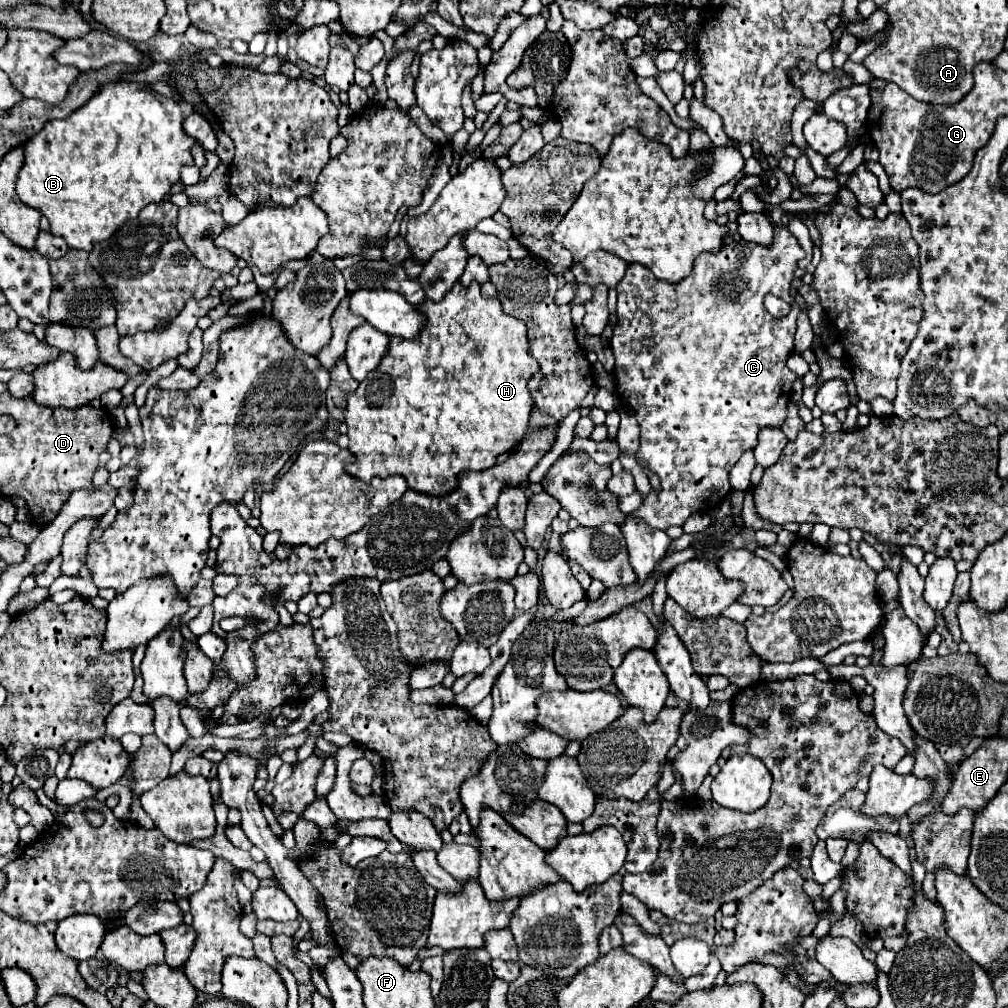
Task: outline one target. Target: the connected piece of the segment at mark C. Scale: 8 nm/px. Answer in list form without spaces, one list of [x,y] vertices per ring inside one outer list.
[[[775,225],[773,229],[775,229],[775,239],[769,247],[763,247],[757,243],[747,243],[747,241],[733,241],[733,243],[723,243],[723,247],[717,253],[701,253],[693,263],[691,275],[681,279],[677,285],[667,285],[653,277],[645,277],[647,269],[639,263],[629,265],[625,277],[617,285],[617,323],[613,327],[613,337],[611,337],[613,339],[613,355],[615,355],[615,389],[617,389],[617,395],[621,397],[621,401],[627,407],[631,407],[631,411],[635,413],[637,423],[641,427],[641,435],[639,435],[641,447],[639,447],[637,455],[639,455],[639,459],[649,463],[651,471],[655,471],[659,475],[661,487],[663,487],[661,493],[649,493],[649,497],[643,499],[643,505],[633,515],[645,519],[655,529],[665,531],[671,525],[683,525],[685,519],[693,513],[711,513],[729,495],[729,491],[731,491],[729,473],[747,449],[755,449],[759,431],[765,427],[777,429],[787,419],[787,403],[791,399],[791,391],[793,391],[793,383],[797,381],[797,375],[787,369],[785,361],[793,353],[793,347],[795,347],[793,341],[795,341],[799,309],[793,307],[791,309],[793,313],[789,313],[783,319],[777,319],[777,317],[771,317],[769,311],[765,309],[763,297],[767,293],[773,293],[775,297],[781,297],[793,305],[793,297],[789,295],[793,271],[797,269],[797,261],[805,257],[805,251],[801,249],[797,237],[787,227]]]

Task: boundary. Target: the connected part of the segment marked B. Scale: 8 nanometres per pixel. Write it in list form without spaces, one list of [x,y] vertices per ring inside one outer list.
[[[107,83],[105,87],[101,87],[97,91],[97,95],[93,95],[83,107],[79,107],[73,115],[65,117],[65,119],[55,119],[55,121],[47,121],[45,127],[33,135],[27,143],[25,143],[25,161],[23,161],[23,167],[19,171],[19,177],[17,177],[17,195],[19,199],[23,199],[27,205],[35,207],[37,211],[41,211],[49,223],[51,223],[51,233],[53,235],[59,235],[67,241],[69,247],[73,249],[83,249],[83,251],[91,251],[93,249],[93,243],[97,241],[105,241],[109,239],[109,235],[113,235],[113,231],[117,231],[117,227],[121,227],[121,223],[125,221],[131,221],[139,215],[139,211],[149,205],[149,203],[159,203],[161,199],[165,199],[169,187],[173,183],[179,181],[179,171],[183,165],[191,165],[193,163],[193,157],[191,157],[191,145],[195,143],[195,139],[187,137],[183,133],[183,113],[181,113],[181,107],[169,99],[169,97],[163,97],[163,95],[157,95],[151,87],[143,85],[143,83]]]

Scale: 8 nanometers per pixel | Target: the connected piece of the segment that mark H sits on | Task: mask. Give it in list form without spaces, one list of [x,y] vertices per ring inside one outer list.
[[[457,281],[453,285],[453,289],[447,291],[447,295],[439,303],[435,303],[431,299],[425,299],[417,307],[425,317],[425,325],[423,325],[421,333],[415,339],[391,339],[387,355],[381,359],[379,367],[373,369],[359,383],[357,391],[351,393],[349,399],[347,399],[345,423],[349,427],[349,431],[347,431],[347,435],[349,435],[349,451],[355,455],[355,465],[347,467],[347,471],[351,475],[355,475],[357,479],[363,479],[365,483],[371,483],[373,477],[385,479],[389,475],[403,475],[407,479],[407,483],[409,483],[409,489],[413,489],[413,491],[427,493],[427,495],[447,495],[457,485],[457,475],[459,473],[493,467],[497,455],[511,451],[511,447],[519,439],[525,437],[527,423],[529,423],[529,413],[531,413],[531,407],[533,407],[533,399],[531,399],[531,395],[527,391],[527,381],[537,371],[537,361],[529,355],[525,323],[521,319],[505,315],[503,309],[501,309],[499,299],[483,297],[479,283],[471,283],[469,287],[463,287],[461,281]]]

